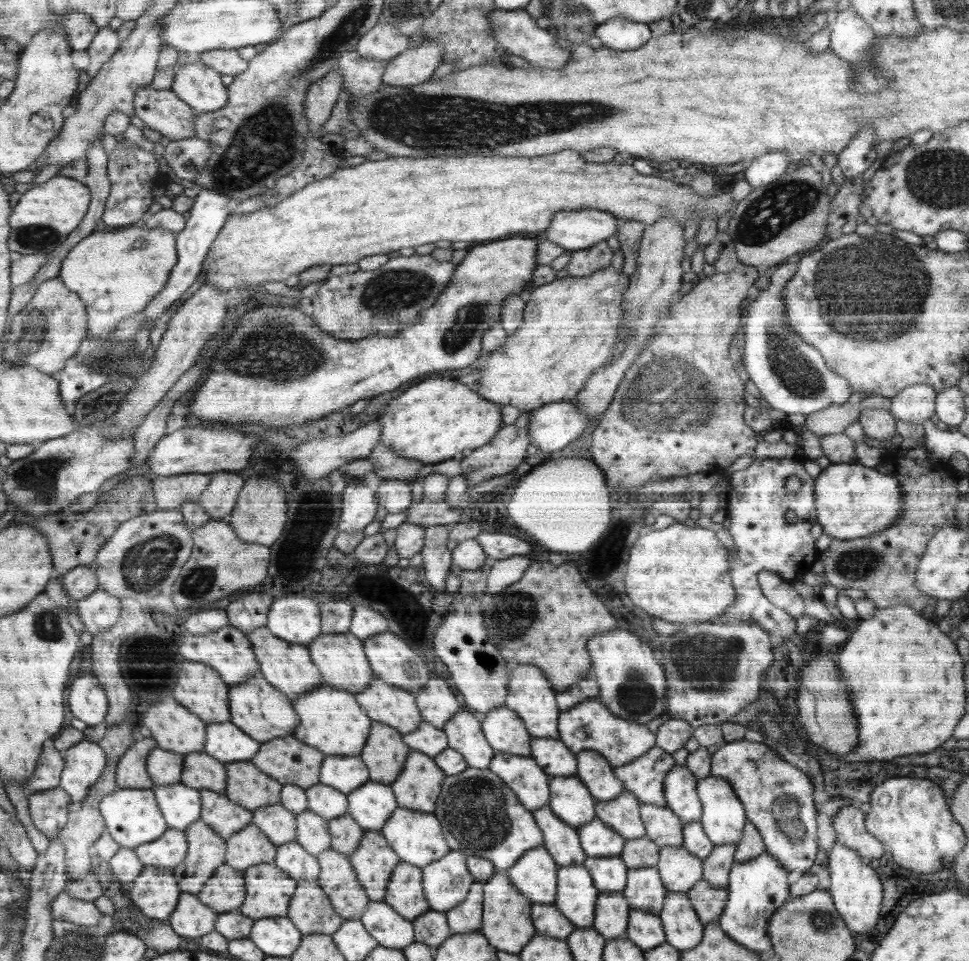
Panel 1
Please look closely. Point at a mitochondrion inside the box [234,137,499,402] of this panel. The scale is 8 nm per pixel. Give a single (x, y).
(383, 296)

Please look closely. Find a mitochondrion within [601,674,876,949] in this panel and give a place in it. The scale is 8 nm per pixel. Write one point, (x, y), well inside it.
(788, 811)

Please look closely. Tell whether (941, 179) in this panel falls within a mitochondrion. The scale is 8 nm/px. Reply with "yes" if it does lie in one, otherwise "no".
yes

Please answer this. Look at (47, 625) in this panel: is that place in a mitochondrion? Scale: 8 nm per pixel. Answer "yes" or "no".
yes

